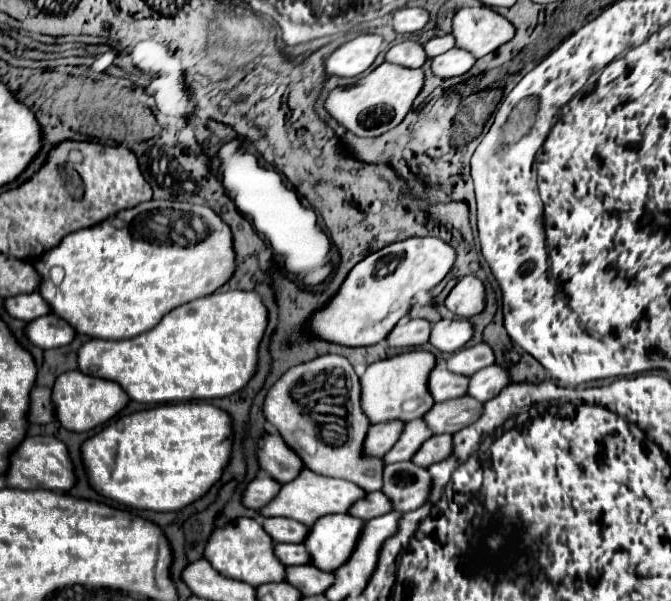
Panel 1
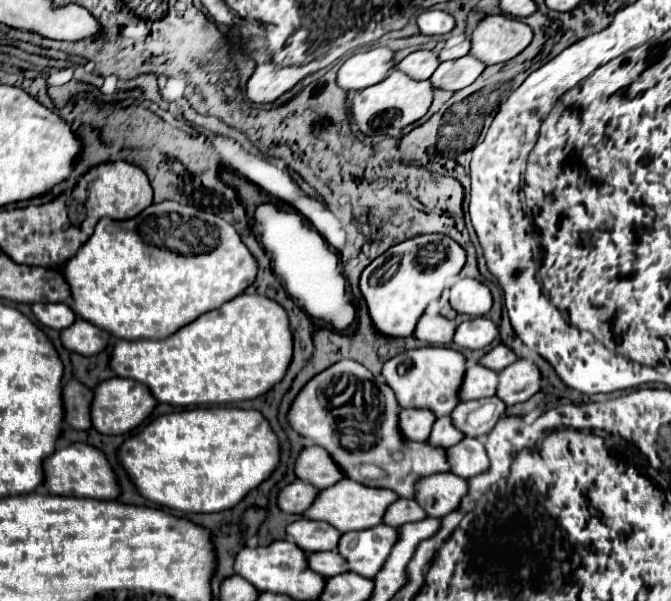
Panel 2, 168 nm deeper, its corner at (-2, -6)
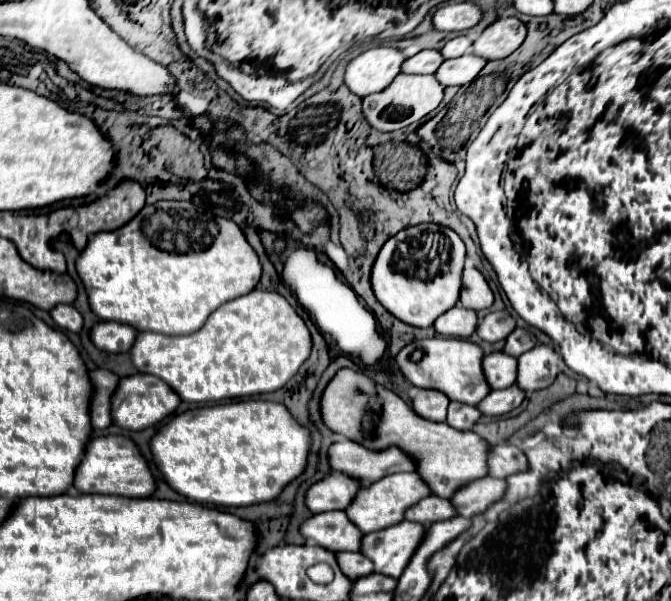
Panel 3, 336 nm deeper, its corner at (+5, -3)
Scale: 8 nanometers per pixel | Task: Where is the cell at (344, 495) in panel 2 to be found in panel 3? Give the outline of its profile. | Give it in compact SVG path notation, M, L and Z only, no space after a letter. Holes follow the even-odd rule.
M394 473L368 487L362 487L360 493L356 495L356 499L352 501L352 505L346 509L346 515L360 527L360 531L372 533L372 531L380 531L380 529L392 527L396 523L402 523L404 513L412 505L416 505L420 499L430 497L430 495L432 495L432 491L430 491L428 483L424 483L424 479L420 479L418 473Z

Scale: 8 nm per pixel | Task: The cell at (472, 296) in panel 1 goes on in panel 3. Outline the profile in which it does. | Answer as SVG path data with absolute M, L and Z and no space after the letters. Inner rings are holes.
M466 265L464 269L464 285L462 285L462 293L460 293L460 303L466 309L488 309L494 303L494 295L492 289L488 287L484 275L474 267L474 265Z

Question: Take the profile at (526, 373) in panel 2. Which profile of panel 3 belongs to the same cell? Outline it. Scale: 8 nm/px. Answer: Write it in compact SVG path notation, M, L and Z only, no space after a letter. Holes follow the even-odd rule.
M536 345L518 357L518 385L532 395L538 389L546 389L560 373L560 359L552 345Z

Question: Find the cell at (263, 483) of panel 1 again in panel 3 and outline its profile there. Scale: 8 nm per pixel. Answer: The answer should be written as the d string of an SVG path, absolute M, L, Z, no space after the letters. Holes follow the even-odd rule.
M328 475L316 485L310 487L306 495L306 505L318 513L318 511L344 511L348 503L352 503L352 495L360 491L364 483L358 479L352 479L350 475Z

